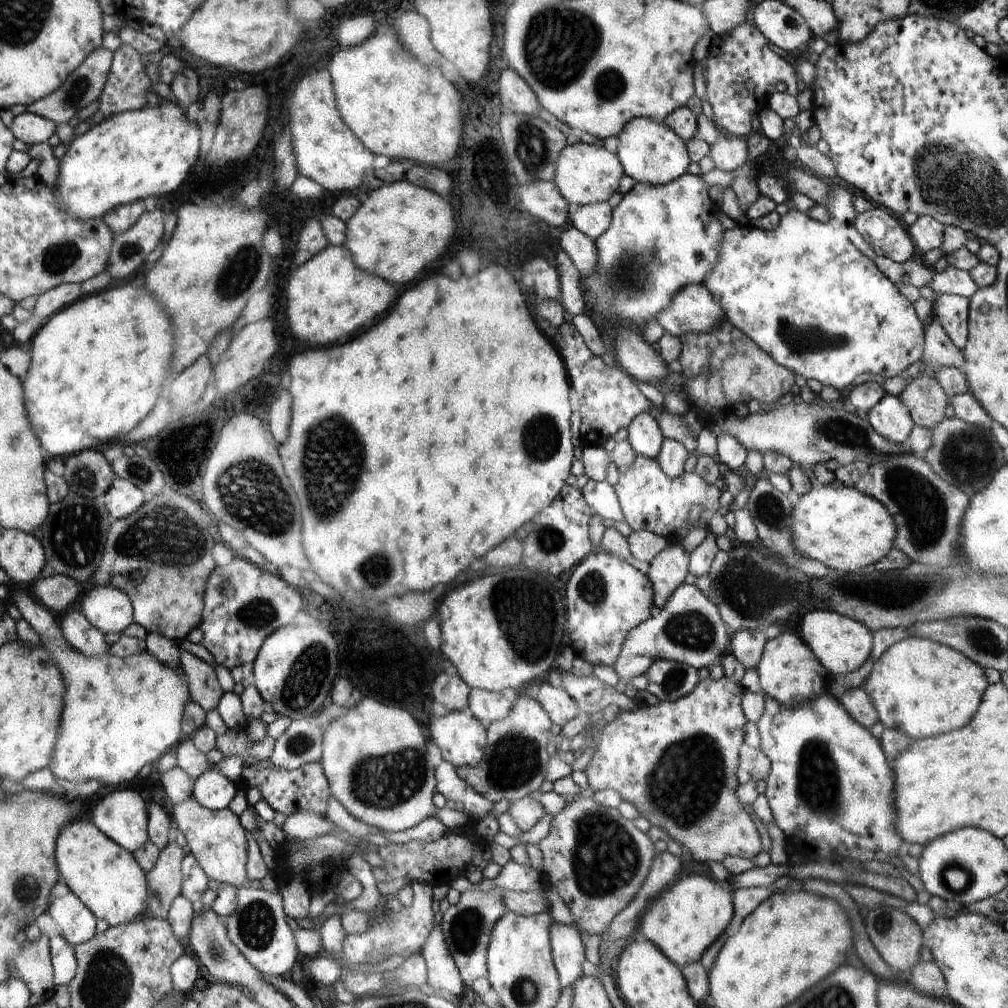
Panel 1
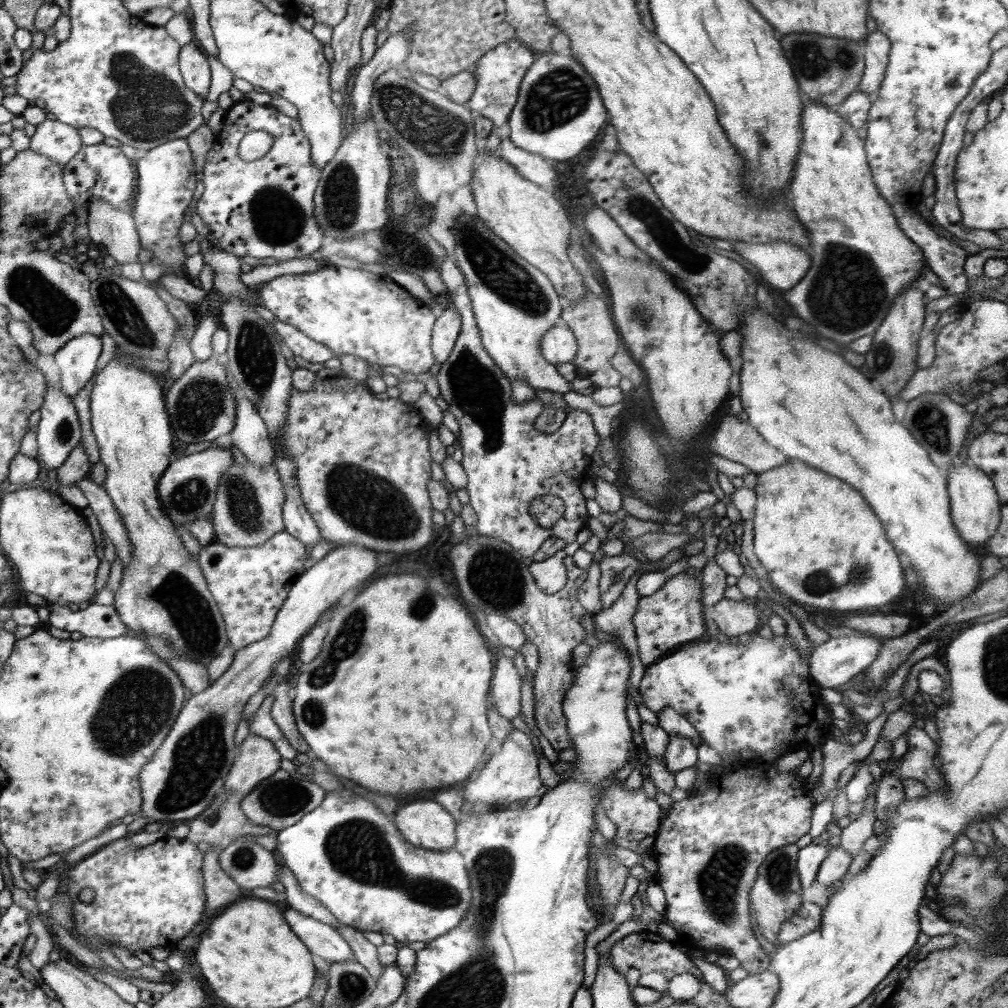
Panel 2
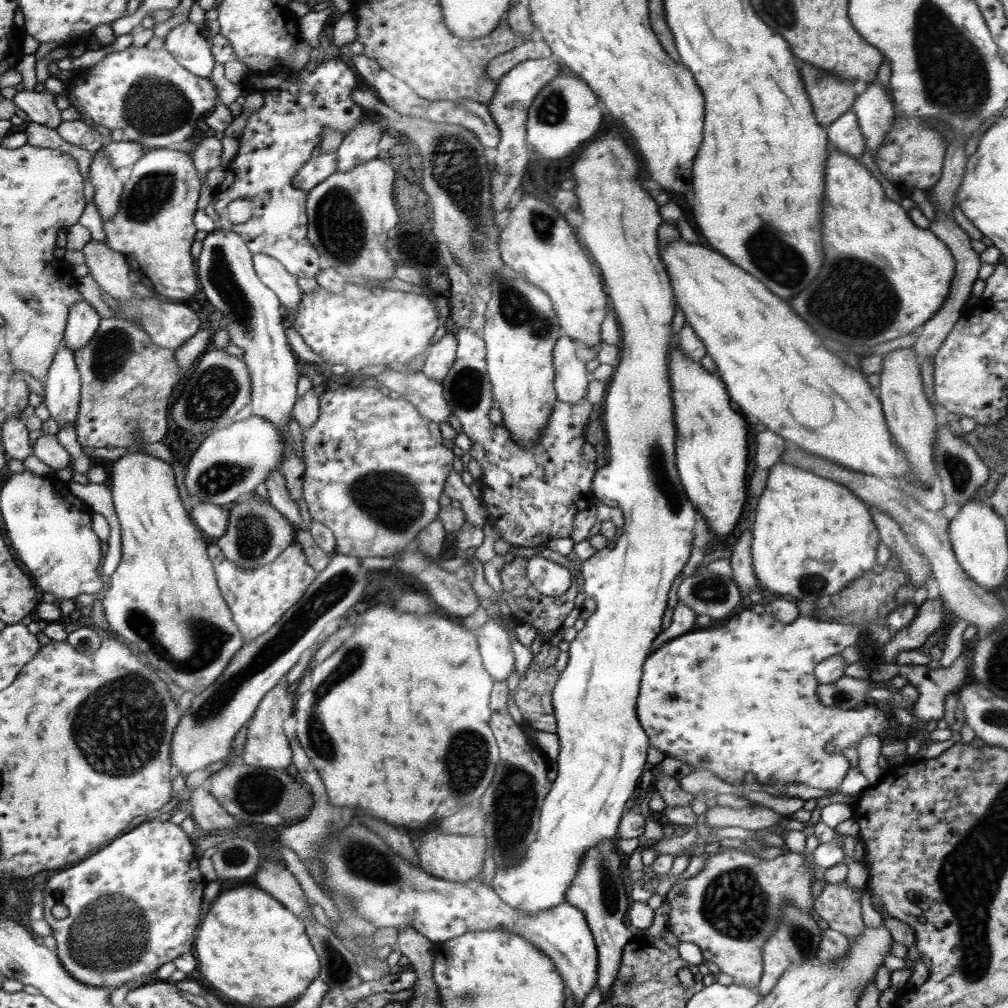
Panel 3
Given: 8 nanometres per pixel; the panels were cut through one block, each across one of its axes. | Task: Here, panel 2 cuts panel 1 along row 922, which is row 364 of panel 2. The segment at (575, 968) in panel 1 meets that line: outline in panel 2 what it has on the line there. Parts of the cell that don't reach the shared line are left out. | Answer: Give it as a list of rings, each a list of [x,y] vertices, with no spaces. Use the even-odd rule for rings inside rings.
[[[554,324],[540,339],[540,356],[549,364],[572,363],[576,357],[577,342],[574,334],[566,326]]]

